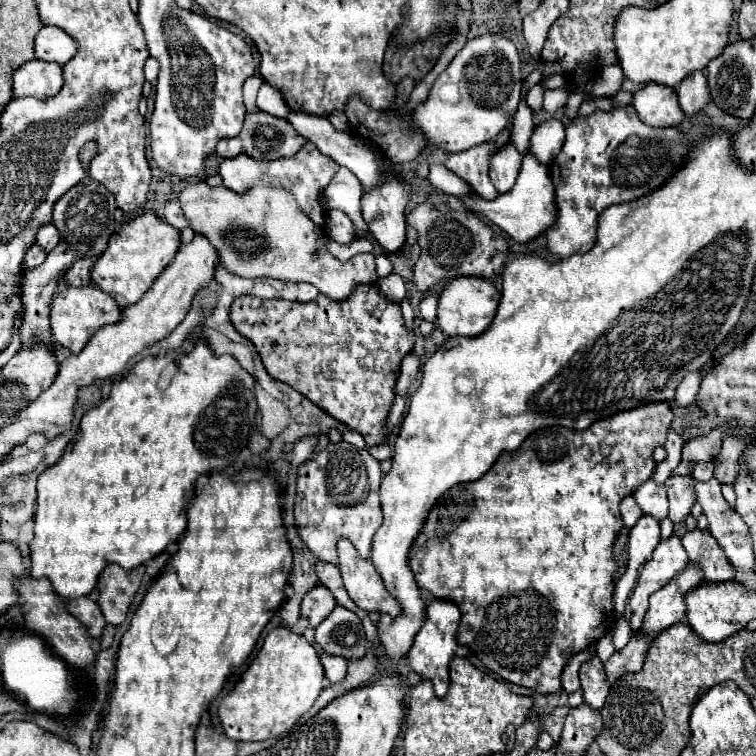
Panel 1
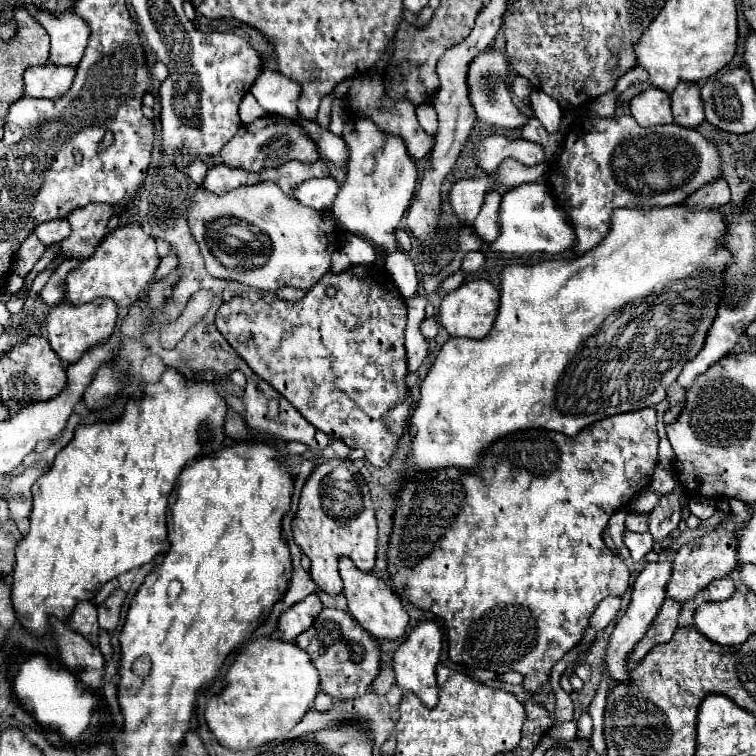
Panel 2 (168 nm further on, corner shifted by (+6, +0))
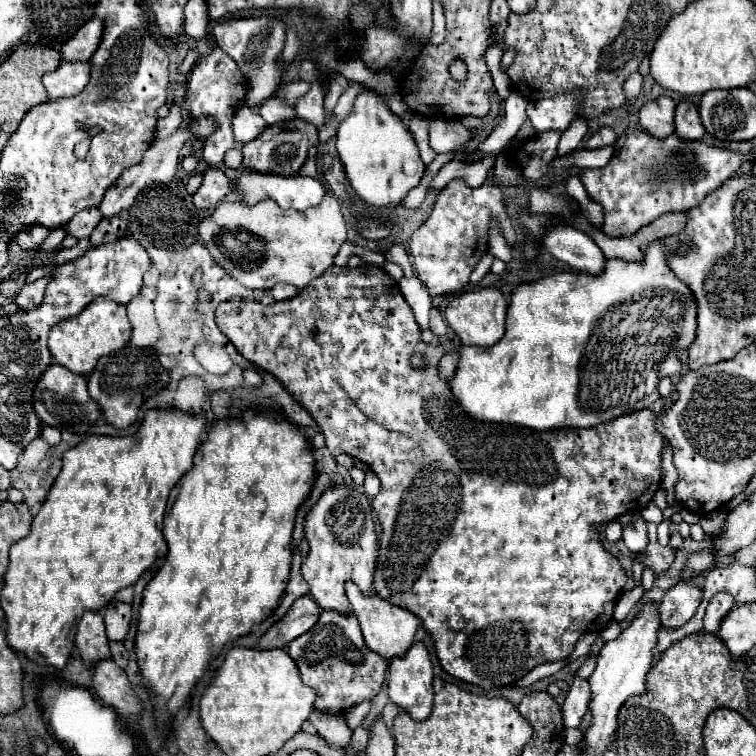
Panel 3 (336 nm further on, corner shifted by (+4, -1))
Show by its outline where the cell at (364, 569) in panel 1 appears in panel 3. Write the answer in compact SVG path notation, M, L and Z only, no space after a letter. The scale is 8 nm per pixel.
M346 581L346 595L348 595L348 601L352 605L352 613L360 621L364 641L372 651L378 651L382 657L398 657L398 655L404 655L410 649L414 633L420 625L420 619L414 613L410 613L410 611L406 611L398 605L392 605L386 599L382 601L382 597L376 595L376 593L364 595L354 581Z

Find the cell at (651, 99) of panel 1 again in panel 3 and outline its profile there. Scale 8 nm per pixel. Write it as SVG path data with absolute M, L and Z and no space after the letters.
M658 97L654 101L648 101L638 111L640 127L658 139L668 137L670 133L674 133L674 109L676 103L670 97Z

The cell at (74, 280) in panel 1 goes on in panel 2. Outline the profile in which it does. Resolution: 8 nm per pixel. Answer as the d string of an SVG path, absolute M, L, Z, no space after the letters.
M66 260L66 262L62 262L58 268L56 268L56 272L50 276L50 280L46 282L46 286L40 290L40 300L44 302L44 304L48 304L48 306L56 306L56 304L60 304L62 302L62 298L64 298L64 282L66 282L66 274L70 272L70 270L74 270L74 266L76 266L76 260Z

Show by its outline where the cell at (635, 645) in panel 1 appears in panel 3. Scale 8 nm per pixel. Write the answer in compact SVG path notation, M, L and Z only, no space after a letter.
M678 581L676 585L672 585L666 591L660 605L662 627L678 629L684 623L688 623L694 617L700 601L702 601L700 587L692 583L684 583L684 581Z

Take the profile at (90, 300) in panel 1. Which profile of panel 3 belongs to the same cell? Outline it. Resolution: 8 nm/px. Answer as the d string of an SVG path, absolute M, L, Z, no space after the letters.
M98 297L80 315L56 323L50 329L48 347L50 347L50 353L56 359L56 363L70 369L72 373L90 375L100 357L110 355L110 353L118 351L120 347L124 347L124 343L130 335L130 329L132 327L126 317L126 307L118 305L110 299Z

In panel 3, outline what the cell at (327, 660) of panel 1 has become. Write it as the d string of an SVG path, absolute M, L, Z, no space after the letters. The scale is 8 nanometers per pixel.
M314 709L310 713L308 721L314 725L314 729L328 743L334 743L336 747L348 747L350 745L350 741L352 741L352 729L348 727L344 715L340 715L340 713L326 713L326 711Z

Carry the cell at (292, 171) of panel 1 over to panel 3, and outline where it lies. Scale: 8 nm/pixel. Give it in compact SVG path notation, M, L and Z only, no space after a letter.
M206 169L204 181L200 189L194 193L194 205L198 209L212 209L216 207L224 195L230 195L234 191L234 181L222 171L222 169Z

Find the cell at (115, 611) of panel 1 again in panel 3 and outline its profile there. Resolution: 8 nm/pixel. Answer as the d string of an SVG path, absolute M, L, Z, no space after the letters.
M110 601L104 611L104 623L106 623L106 635L112 641L122 641L128 633L128 625L132 619L132 607L122 601Z

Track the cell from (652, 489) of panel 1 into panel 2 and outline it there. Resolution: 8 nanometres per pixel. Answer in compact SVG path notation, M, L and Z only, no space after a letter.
M628 514L626 530L632 532L646 532L648 530L648 514Z

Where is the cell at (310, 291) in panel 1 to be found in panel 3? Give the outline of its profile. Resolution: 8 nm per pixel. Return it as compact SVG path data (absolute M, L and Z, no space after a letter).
M278 283L278 287L272 289L272 297L274 301L284 301L298 295L298 289L294 285L286 285L286 283Z

